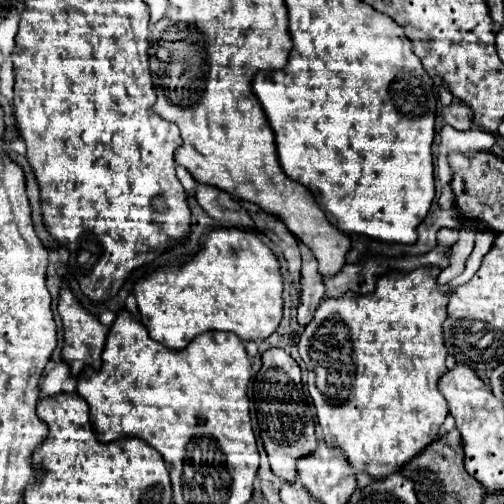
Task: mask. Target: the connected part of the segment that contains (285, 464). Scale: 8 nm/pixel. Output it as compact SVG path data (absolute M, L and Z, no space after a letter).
M282 348L266 350L262 354L262 368L252 384L252 392L260 438L270 458L270 468L278 478L292 484L296 482L296 460L310 456L318 446L318 438L314 436L314 416L308 398L304 396L300 368L294 358Z

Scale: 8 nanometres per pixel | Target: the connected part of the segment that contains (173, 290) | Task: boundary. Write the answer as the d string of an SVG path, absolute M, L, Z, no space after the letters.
M212 230L202 236L202 250L178 268L164 268L136 282L134 296L138 300L140 322L152 340L170 350L184 350L196 336L212 330L232 332L240 340L266 340L278 330L282 320L282 276L280 264L272 250L262 244L258 234L246 230Z

